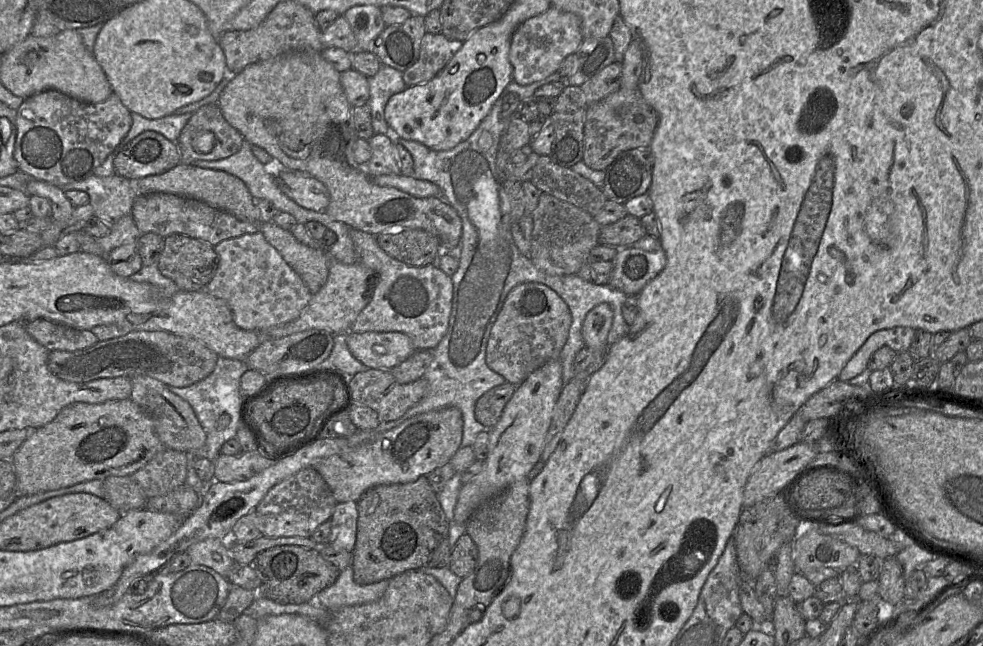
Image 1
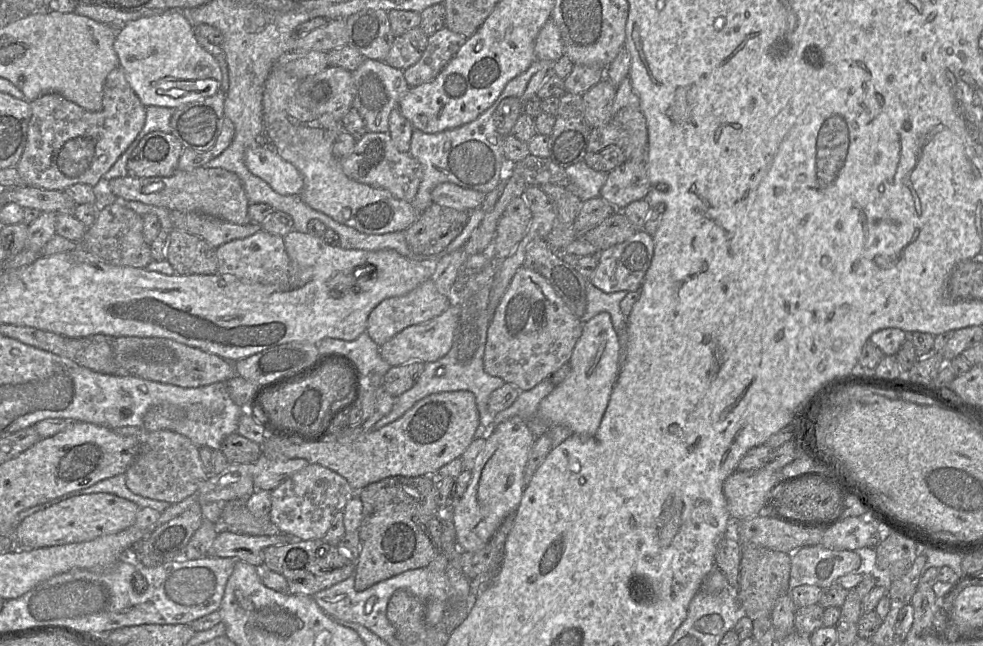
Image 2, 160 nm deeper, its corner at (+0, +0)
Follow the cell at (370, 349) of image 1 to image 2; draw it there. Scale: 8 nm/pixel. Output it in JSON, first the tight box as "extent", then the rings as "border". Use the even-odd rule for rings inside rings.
{"extent":[380,304,460,366],"border":[[[452,304],[432,320],[405,328],[380,346],[380,355],[390,366],[399,366],[413,361],[434,362],[445,356],[453,344],[454,333],[460,317],[460,307]]]}

